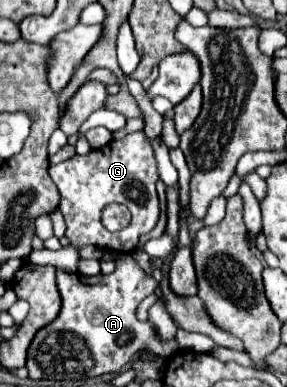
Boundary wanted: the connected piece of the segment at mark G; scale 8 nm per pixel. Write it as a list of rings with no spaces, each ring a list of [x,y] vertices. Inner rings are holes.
[[[134,132],[134,134],[128,134],[126,138],[122,140],[112,140],[110,146],[104,146],[100,150],[90,150],[90,154],[86,156],[74,156],[62,164],[56,164],[56,166],[50,166],[50,178],[54,180],[54,184],[58,186],[60,190],[60,212],[66,220],[66,236],[72,240],[72,246],[68,248],[62,248],[58,252],[52,252],[52,250],[34,250],[32,256],[28,256],[30,262],[34,264],[52,264],[56,268],[62,268],[66,272],[72,272],[76,268],[76,262],[78,262],[78,252],[76,248],[78,246],[86,246],[86,244],[92,244],[92,246],[98,246],[98,248],[104,248],[104,250],[112,250],[112,252],[132,252],[136,246],[138,246],[138,240],[142,234],[148,234],[156,222],[158,222],[158,216],[160,216],[160,208],[158,208],[158,196],[156,196],[156,180],[158,180],[158,164],[156,164],[156,158],[154,158],[154,148],[150,144],[150,140],[146,138],[144,132]],[[110,202],[118,202],[118,204],[124,204],[130,212],[132,212],[132,222],[122,228],[120,232],[108,232],[102,222],[100,222],[100,214],[102,210],[110,204]]]

